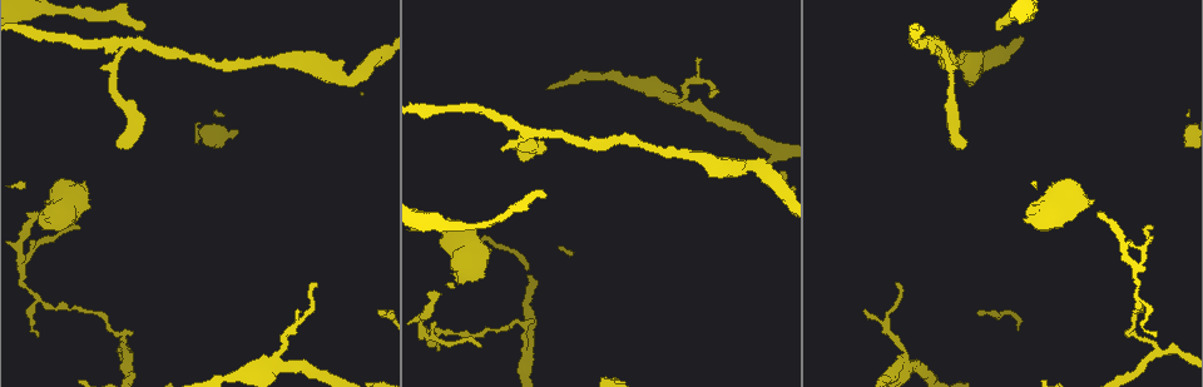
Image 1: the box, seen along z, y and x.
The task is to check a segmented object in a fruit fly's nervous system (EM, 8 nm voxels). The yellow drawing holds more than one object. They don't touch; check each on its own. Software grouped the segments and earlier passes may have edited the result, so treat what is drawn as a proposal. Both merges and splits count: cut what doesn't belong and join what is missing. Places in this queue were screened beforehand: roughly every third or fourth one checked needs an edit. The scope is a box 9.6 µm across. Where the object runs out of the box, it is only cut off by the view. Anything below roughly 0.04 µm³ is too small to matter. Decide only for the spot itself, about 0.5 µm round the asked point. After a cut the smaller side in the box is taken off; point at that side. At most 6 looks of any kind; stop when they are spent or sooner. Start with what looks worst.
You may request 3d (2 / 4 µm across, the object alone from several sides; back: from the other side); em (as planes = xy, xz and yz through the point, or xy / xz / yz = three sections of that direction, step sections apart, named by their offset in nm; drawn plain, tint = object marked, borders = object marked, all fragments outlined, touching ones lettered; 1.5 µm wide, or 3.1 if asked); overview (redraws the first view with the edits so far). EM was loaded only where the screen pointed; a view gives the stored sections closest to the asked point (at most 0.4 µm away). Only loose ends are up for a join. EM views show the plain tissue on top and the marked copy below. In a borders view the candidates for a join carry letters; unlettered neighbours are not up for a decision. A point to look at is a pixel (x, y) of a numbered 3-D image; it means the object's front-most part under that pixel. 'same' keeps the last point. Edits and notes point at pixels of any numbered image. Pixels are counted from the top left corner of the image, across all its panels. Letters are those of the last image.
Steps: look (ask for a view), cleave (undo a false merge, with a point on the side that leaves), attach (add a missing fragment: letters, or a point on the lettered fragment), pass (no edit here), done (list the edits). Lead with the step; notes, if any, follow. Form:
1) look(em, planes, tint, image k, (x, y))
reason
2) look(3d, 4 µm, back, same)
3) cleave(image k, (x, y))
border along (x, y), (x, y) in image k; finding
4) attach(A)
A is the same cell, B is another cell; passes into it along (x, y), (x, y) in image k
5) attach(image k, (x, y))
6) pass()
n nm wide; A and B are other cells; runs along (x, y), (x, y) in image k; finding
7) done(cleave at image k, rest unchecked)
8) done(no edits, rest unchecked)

look(em, yz, step 4, tint, image 1, (544, 196))
tapers out

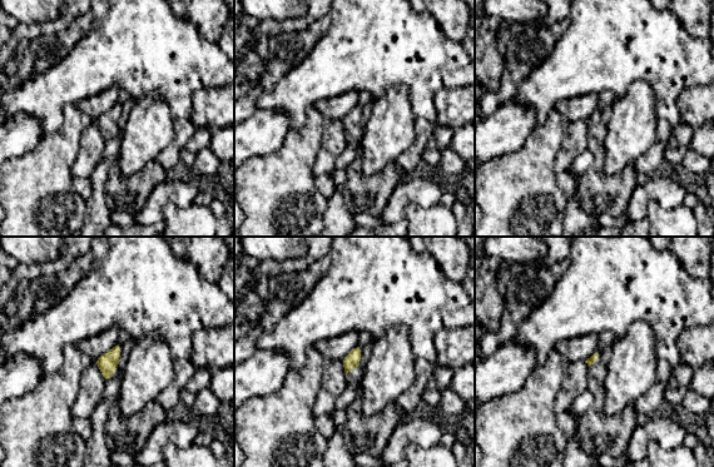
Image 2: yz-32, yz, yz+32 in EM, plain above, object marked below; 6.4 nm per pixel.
look(em, planes, borders, same)
cut it another way

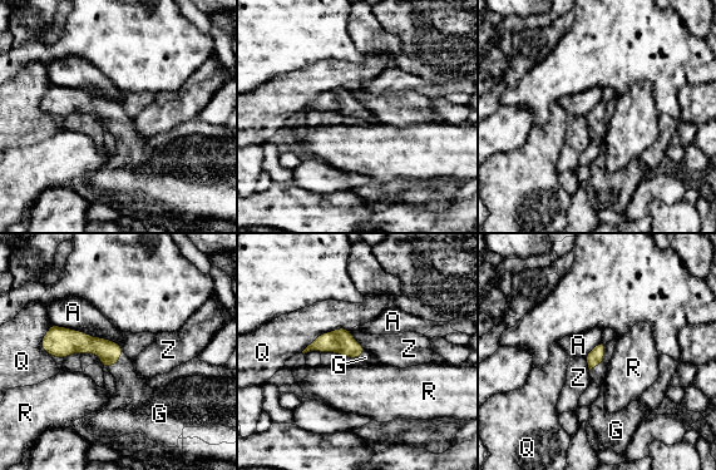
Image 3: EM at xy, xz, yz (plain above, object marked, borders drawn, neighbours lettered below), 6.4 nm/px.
attach(G)
100 nm wide; Q touches over 340 nm; G is the same cell, A, Q, R and Z are other cells; the cell continues

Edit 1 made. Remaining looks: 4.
look(3d, 2 µm, image 1, (716, 90))
free end

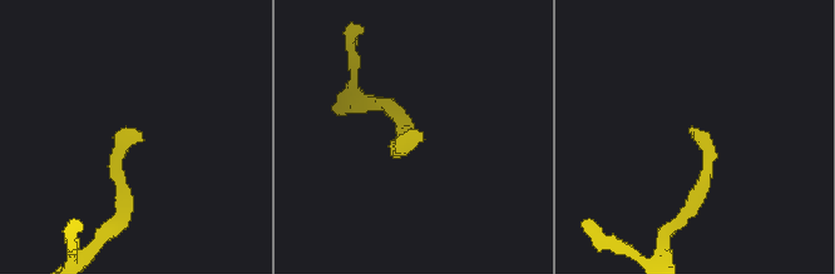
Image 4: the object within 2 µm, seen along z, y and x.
look(em, planes, borders, image 4, (410, 129))

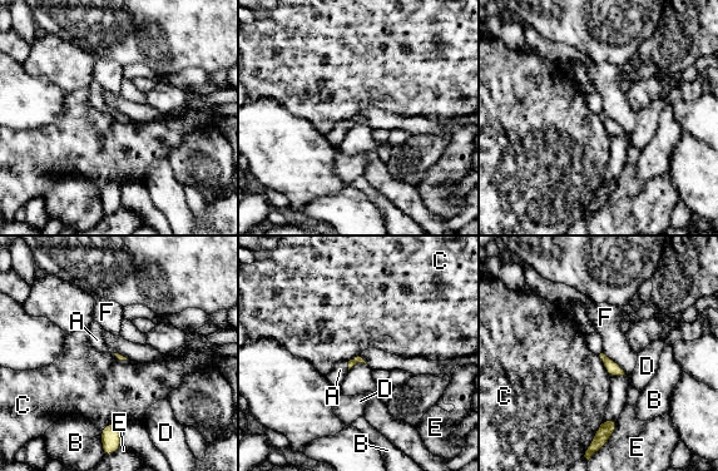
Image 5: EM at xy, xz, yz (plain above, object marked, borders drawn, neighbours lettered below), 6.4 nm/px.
pass()
F touches over 220 nm; A, B, C, D, E and F are other cells; border along (598, 355), (610, 376) in image 5; none of them fits

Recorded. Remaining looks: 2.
look(em, xy, step 8, tint, image 1, (526, 352))
side arm on a straight run

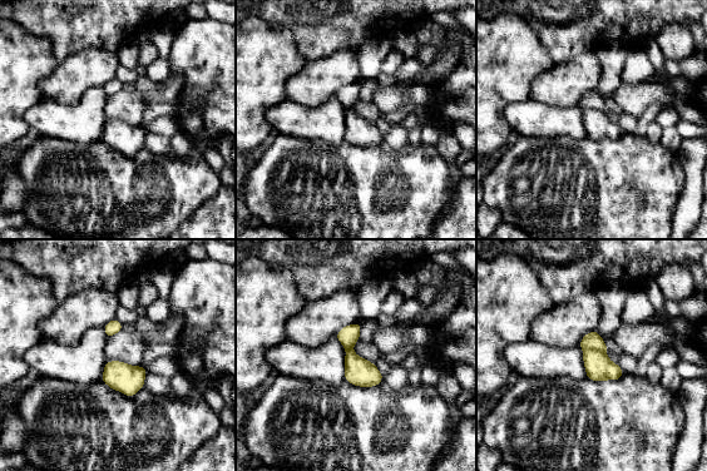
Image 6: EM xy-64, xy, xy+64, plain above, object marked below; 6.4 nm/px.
look(em, planes, borders, same)

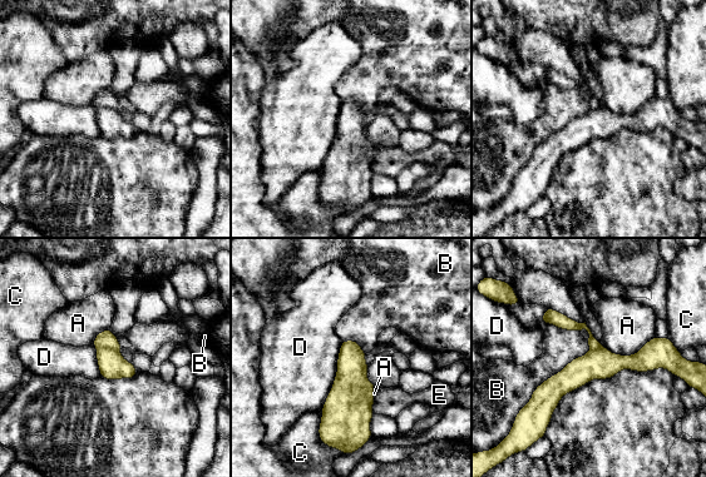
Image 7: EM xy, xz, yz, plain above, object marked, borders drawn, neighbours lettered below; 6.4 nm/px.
cleave(image 7, (112, 366))
180 nm wide; A, B, C, D and E are other cells; the part that leaves runs along (672, 352), (583, 368), (534, 398) in image 7; a second cell is stuck on

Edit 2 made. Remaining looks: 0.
done(attach at image 3, cleave at image 7, rest unchecked)

